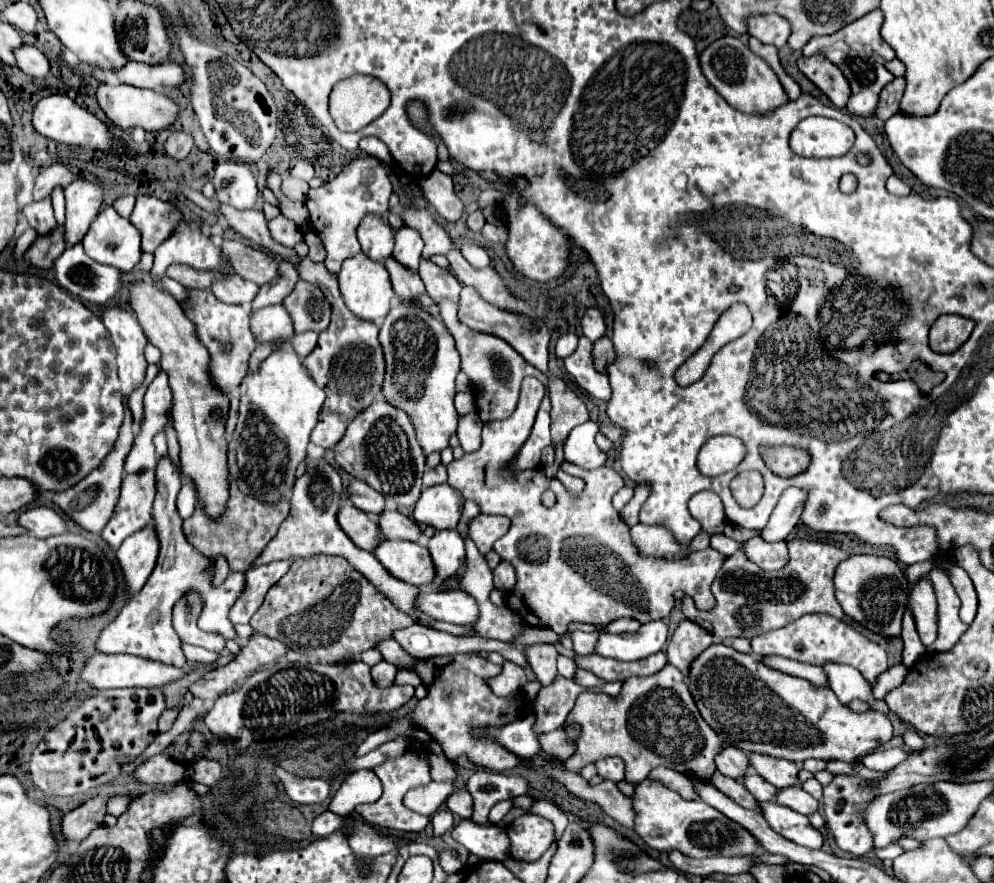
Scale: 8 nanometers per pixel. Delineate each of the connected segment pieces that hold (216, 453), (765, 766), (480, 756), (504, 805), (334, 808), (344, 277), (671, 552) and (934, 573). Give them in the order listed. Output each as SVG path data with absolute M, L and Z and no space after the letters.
M137 282L135 286L131 286L131 308L135 310L137 320L149 342L163 352L161 368L169 376L169 386L175 398L173 422L181 446L181 474L191 478L191 482L195 484L197 502L199 506L203 506L207 518L219 518L229 498L225 440L229 396L215 386L209 372L209 350L203 346L203 342L199 342L199 336L195 334L195 324L187 320L183 308L171 294L157 290L149 282Z
M747 754L751 758L751 768L771 782L775 788L797 784L799 764L781 758L765 758L765 754Z
M471 652L471 654L435 656L435 658L419 660L411 670L421 676L427 688L427 696L419 700L413 712L413 720L419 728L429 732L441 744L449 760L455 760L465 754L473 764L495 772L511 770L519 764L519 758L515 754L509 754L499 744L479 742L471 738L471 726L499 726L517 720L521 716L521 710L513 700L497 698L487 684L489 678L501 673L502 666Z
M513 800L502 801L493 806L488 816L490 824L496 825L498 822L500 822L510 811L512 806Z
M357 770L343 780L341 788L337 790L337 794L329 804L329 810L333 814L347 816L353 812L357 804L375 802L375 800L367 800L369 796L377 796L377 798L381 796L381 782L371 770Z
M359 252L357 256L347 258L343 262L343 268L337 274L337 280L339 280L339 290L341 290L345 306L359 320L367 320L367 322L379 324L387 316L387 312L389 312L389 308L391 308L391 304L395 300L395 292L391 288L389 274L387 274L387 270L385 270L383 264L369 260L365 254Z
M637 524L631 528L633 546L639 550L639 554L651 556L651 558L677 556L679 552L681 552L681 556L687 556L691 552L705 550L709 546L709 540L711 540L711 534L705 530L699 534L699 538L693 538L693 542L689 542L687 546L679 544L673 536L675 534L671 534L671 530L667 530L661 524L655 524L655 526Z
M935 564L929 572L929 578L935 586L937 602L939 602L939 634L937 640L929 646L929 650L945 652L949 650L961 636L961 620L959 620L959 606L961 600L957 600L955 588L949 580L949 574L943 566Z

